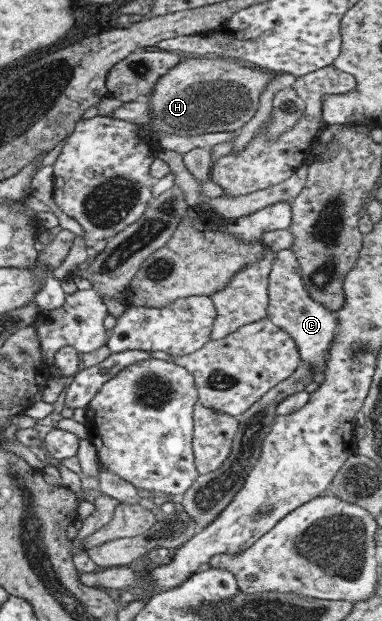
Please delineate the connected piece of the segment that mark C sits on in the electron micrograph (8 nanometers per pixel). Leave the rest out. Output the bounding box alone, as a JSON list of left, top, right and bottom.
[266,248,339,384]

